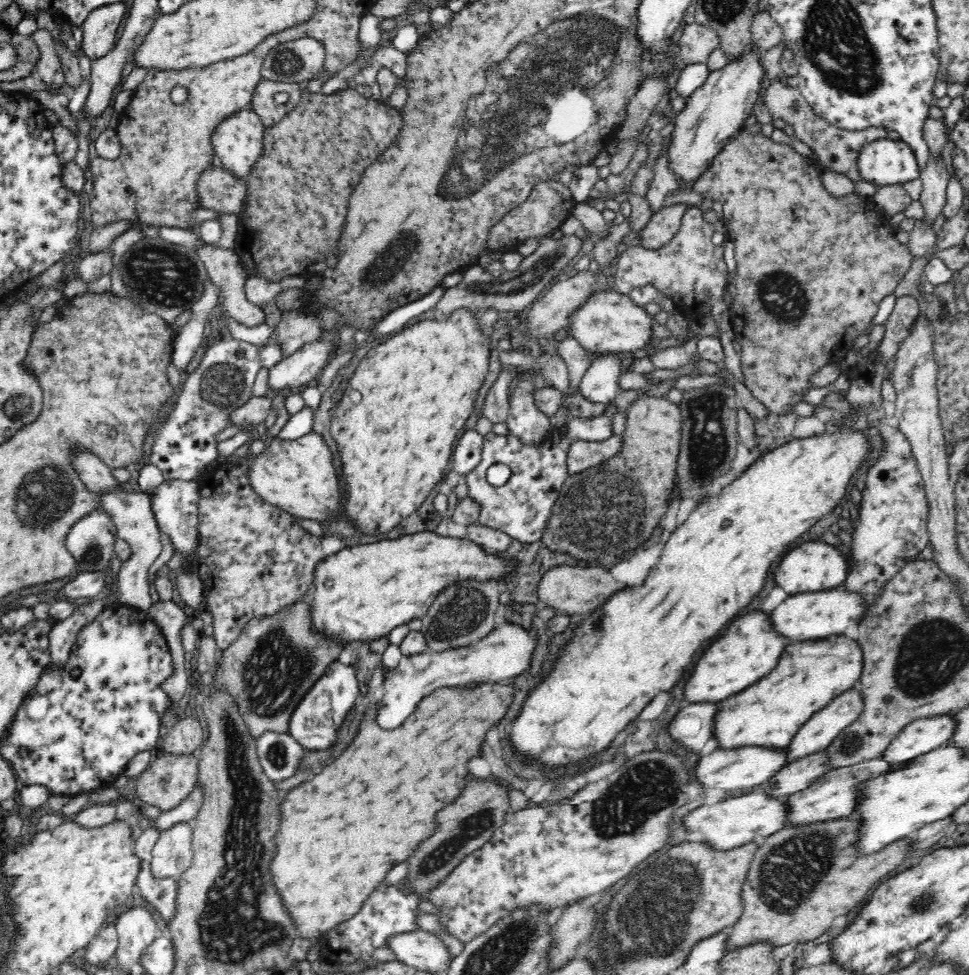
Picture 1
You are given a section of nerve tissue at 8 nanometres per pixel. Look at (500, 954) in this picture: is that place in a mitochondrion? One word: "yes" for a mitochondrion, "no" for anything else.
yes

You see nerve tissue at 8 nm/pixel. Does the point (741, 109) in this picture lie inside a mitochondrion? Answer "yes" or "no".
no

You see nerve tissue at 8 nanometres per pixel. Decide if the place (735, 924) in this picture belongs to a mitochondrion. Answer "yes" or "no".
no

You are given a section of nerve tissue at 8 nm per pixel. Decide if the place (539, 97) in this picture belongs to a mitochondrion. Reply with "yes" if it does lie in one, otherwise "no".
yes

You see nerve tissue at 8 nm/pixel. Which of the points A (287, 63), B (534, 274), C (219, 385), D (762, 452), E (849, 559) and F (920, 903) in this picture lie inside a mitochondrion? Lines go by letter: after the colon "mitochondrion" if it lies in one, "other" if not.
A: mitochondrion
B: mitochondrion
C: mitochondrion
D: other
E: other
F: mitochondrion

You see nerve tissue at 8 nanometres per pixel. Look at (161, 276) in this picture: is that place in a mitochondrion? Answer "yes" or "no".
yes

